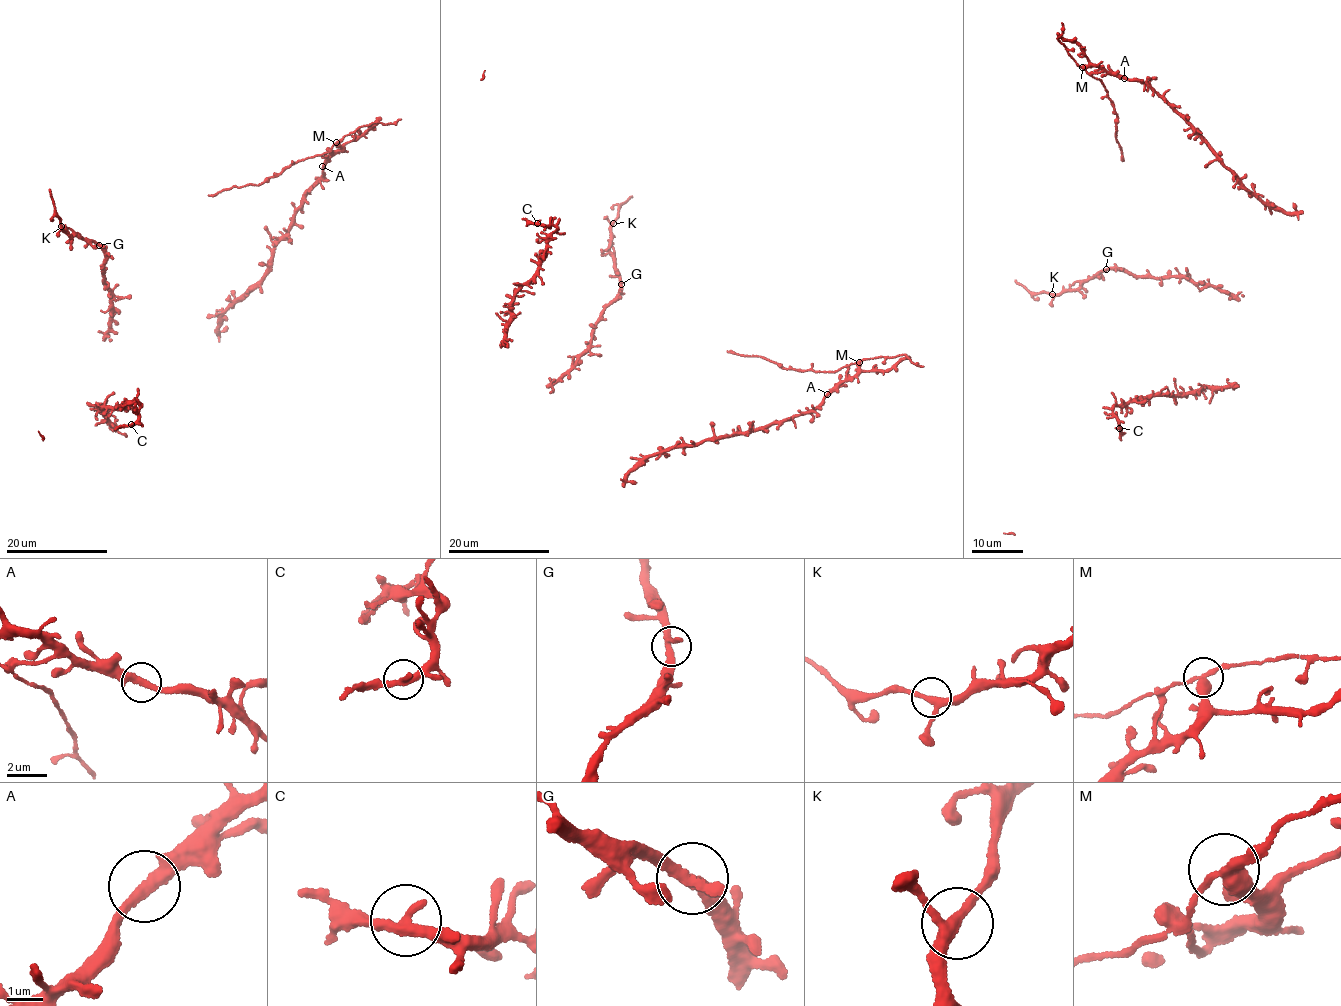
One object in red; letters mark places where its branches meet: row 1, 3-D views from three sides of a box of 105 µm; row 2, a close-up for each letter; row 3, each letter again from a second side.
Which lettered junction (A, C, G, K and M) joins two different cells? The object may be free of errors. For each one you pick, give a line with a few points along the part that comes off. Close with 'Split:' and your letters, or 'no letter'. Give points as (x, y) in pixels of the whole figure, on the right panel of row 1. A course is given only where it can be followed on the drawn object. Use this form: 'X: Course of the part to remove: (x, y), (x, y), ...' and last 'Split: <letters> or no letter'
M: Course of the part to remove: (1082, 67), (1103, 82), (1112, 101), (1118, 115), (1116, 139), (1122, 160)
Split: M

